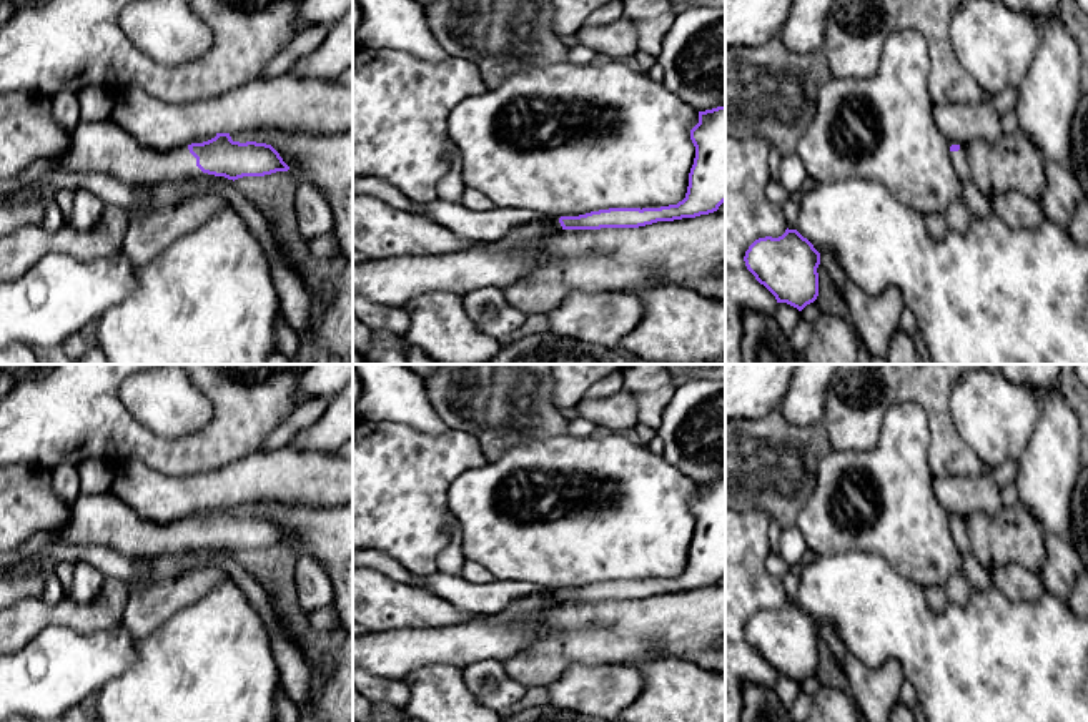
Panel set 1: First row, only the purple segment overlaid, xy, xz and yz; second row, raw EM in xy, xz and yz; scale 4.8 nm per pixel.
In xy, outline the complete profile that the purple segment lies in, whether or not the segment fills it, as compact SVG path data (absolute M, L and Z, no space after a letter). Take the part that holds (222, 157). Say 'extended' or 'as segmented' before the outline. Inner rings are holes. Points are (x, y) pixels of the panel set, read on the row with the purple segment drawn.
extended; M78 120L72 146L53 160L37 160L15 181L33 183L53 171L108 173L128 186L196 178L201 173L238 180L288 171L279 153L266 143L233 141L216 133L203 143L158 151L138 143L110 120Z

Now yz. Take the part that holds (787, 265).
as segmented; M797 230L755 240L744 256L747 270L777 299L799 311L818 296L820 253Z

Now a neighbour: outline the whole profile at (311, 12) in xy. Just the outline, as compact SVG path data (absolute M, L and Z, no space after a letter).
M303 0L299 5L299 22L296 25L296 32L301 33L304 28L313 25L331 27L351 7L353 0Z

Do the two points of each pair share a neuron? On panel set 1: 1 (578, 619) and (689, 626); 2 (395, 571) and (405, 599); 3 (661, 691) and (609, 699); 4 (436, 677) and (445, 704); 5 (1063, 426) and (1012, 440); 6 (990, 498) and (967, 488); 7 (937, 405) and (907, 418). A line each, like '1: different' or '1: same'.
1: same
2: different
3: different
4: same
5: different
6: same
7: different

